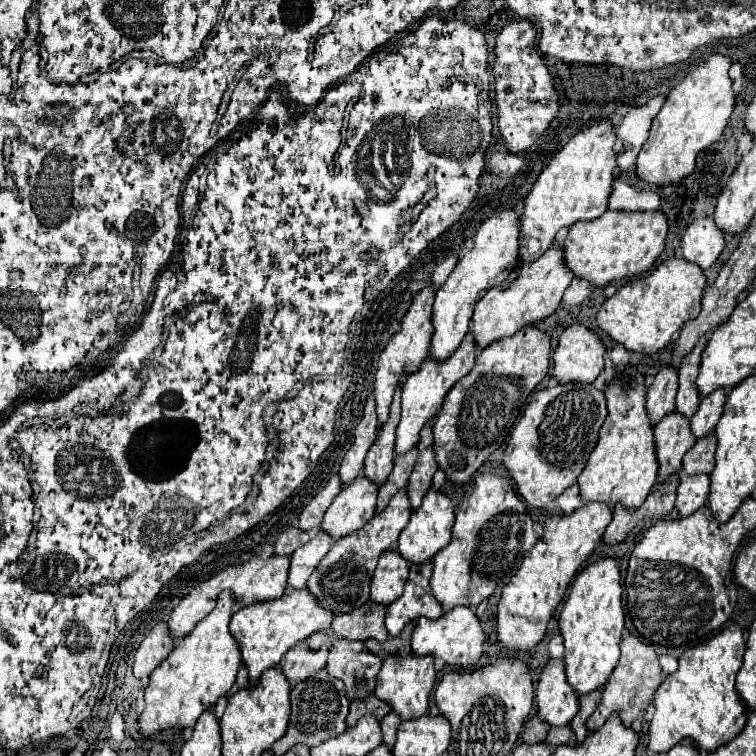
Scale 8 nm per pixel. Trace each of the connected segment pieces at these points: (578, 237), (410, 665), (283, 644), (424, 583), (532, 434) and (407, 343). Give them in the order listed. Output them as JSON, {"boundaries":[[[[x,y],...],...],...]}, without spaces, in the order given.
{"boundaries":[[[[607,209],[597,221],[579,221],[563,241],[567,267],[593,285],[607,285],[625,277],[637,277],[651,269],[665,249],[667,215],[663,211],[613,211]]],[[[409,653],[405,657],[401,655],[387,655],[383,659],[383,667],[377,675],[377,687],[375,695],[391,705],[391,709],[401,719],[415,719],[421,717],[427,711],[429,695],[435,687],[435,657],[417,657],[415,653]]],[[[303,587],[303,589],[289,589],[279,599],[253,603],[237,609],[231,617],[229,629],[239,643],[243,663],[249,669],[251,683],[257,683],[261,673],[277,665],[287,649],[307,639],[315,631],[329,629],[331,619],[333,619],[333,613],[329,613],[329,609],[321,609],[321,603],[313,597],[313,593],[309,593],[309,589]]],[[[431,561],[417,565],[415,571],[409,573],[403,595],[397,601],[393,601],[391,605],[387,605],[385,627],[387,627],[389,635],[399,635],[407,621],[413,621],[421,615],[435,619],[443,613],[439,601],[433,599],[433,591],[429,587],[431,569],[433,569]]],[[[555,385],[531,395],[523,417],[515,425],[503,463],[517,483],[517,493],[525,503],[545,509],[555,497],[571,487],[597,445],[599,429],[607,417],[603,391],[585,389],[585,385]]],[[[429,283],[427,287],[423,287],[419,293],[415,293],[407,313],[401,319],[401,327],[397,333],[391,335],[389,343],[385,345],[385,349],[379,355],[379,367],[377,367],[377,375],[375,375],[375,403],[377,403],[377,415],[379,415],[379,425],[383,425],[389,417],[389,405],[393,399],[393,389],[399,381],[401,373],[413,373],[419,369],[421,361],[427,357],[429,353],[429,341],[433,335],[433,325],[431,325],[431,311],[433,311],[433,301],[435,301],[435,293],[437,293],[437,285]]]]}

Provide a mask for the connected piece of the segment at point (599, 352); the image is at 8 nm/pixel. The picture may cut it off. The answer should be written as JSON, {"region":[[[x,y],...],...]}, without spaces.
{"region":[[[571,325],[563,331],[553,353],[553,375],[561,383],[585,381],[591,383],[603,369],[605,345],[585,325]]]}

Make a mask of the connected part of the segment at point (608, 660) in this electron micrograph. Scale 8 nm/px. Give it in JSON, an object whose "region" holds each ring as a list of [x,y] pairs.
{"region":[[[603,557],[581,569],[571,583],[569,599],[559,615],[559,631],[565,641],[565,673],[577,695],[591,693],[605,685],[609,673],[615,669],[619,661],[623,617],[623,589],[617,559]]]}

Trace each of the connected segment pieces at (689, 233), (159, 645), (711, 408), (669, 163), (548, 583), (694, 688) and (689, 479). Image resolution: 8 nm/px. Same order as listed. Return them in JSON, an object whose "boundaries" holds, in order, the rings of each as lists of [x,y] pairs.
{"boundaries":[[[[711,215],[699,217],[699,219],[693,219],[691,225],[687,227],[681,239],[681,247],[683,247],[683,257],[687,261],[693,261],[701,269],[707,269],[721,255],[725,247],[725,233],[717,229]]],[[[159,621],[149,635],[143,639],[143,643],[135,651],[135,663],[133,673],[137,679],[151,675],[151,671],[167,657],[167,653],[175,647],[175,637],[169,633],[169,627],[165,621]]],[[[717,389],[717,393],[709,393],[709,397],[701,399],[697,413],[691,417],[691,431],[697,439],[709,435],[715,429],[721,413],[723,413],[725,401],[727,401],[725,389]]],[[[713,53],[671,89],[667,101],[653,119],[649,139],[637,157],[637,175],[643,181],[651,185],[665,185],[667,181],[679,183],[695,169],[697,153],[721,137],[735,107],[735,93],[731,89],[733,81],[729,77],[731,65],[733,61],[729,55]]],[[[597,501],[585,503],[571,515],[547,517],[547,521],[543,523],[543,537],[539,537],[535,547],[529,551],[529,557],[511,577],[511,583],[505,585],[501,601],[497,605],[497,633],[509,655],[517,651],[531,651],[543,639],[551,613],[561,603],[573,575],[593,553],[609,521],[611,509],[605,503]]],[[[729,625],[719,633],[687,645],[679,657],[679,669],[665,677],[655,693],[655,715],[649,727],[649,751],[663,753],[683,737],[693,737],[699,749],[713,751],[731,741],[747,721],[747,707],[735,689],[735,675],[745,653],[745,631]]],[[[681,473],[681,485],[677,489],[675,507],[679,509],[681,517],[691,515],[699,507],[707,503],[709,497],[709,475],[687,475]]]]}

